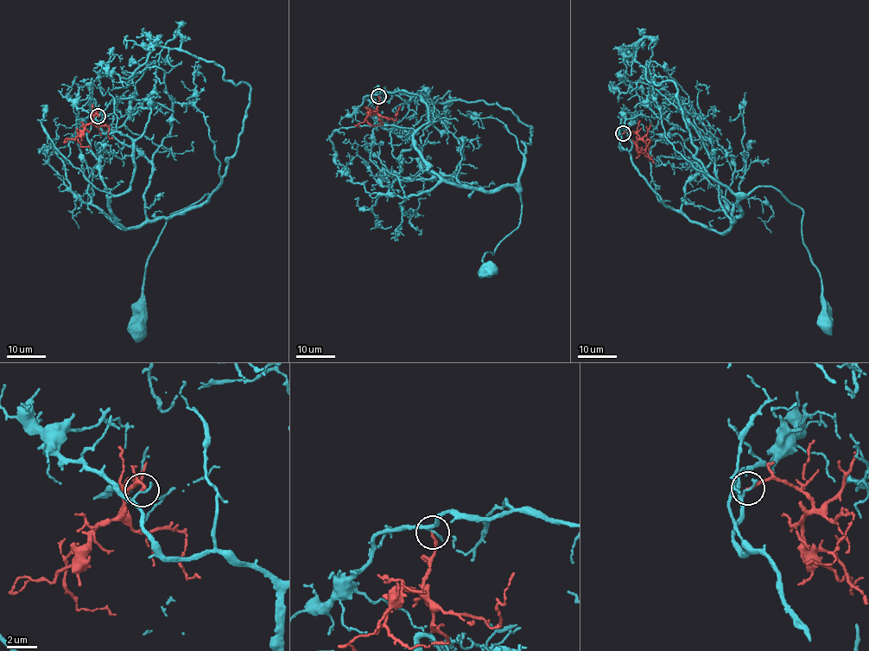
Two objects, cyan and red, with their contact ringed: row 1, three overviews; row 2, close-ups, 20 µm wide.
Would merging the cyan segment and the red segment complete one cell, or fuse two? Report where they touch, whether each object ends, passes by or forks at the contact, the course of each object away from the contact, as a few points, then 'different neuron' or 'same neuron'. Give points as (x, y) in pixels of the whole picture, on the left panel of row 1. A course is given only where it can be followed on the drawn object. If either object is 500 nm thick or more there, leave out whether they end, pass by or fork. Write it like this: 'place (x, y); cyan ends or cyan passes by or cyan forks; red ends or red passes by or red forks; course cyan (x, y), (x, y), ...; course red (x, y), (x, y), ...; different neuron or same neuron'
place (98, 116); cyan ends; red ends; course cyan (98, 116), (132, 142), (130, 187), (109, 199), (117, 222), (182, 215), (208, 194), (166, 220), (136, 332); course red (98, 116), (94, 115), (92, 120), (79, 132), (78, 141), (81, 145), (91, 148); different neuron

